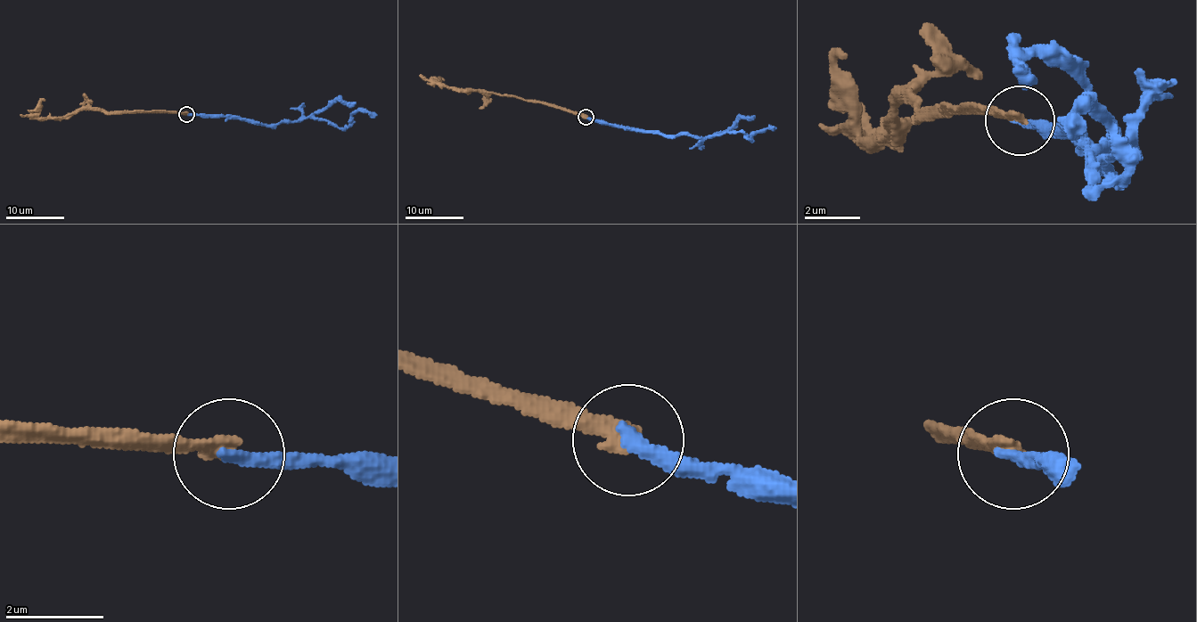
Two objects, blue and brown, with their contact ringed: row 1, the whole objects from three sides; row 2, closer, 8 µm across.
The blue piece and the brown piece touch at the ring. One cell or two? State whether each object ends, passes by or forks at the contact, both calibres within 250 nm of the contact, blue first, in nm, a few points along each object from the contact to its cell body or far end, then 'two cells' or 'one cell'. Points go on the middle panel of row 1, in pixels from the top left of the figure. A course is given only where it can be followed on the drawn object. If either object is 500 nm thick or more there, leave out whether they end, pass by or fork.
blue ends; brown ends; calibres 320 and 320 nm; course blue (586, 117), (667, 135), (693, 135), (700, 137), (741, 132), (749, 139), (758, 132), (776, 127); course brown (586, 117), (510, 95), (430, 84), (419, 75); two cells

